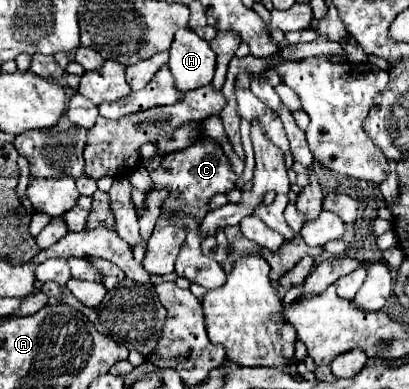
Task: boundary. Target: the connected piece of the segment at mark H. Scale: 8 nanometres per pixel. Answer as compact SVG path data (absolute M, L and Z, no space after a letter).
M178 29L170 47L170 73L178 91L204 87L214 77L216 55L192 29Z

